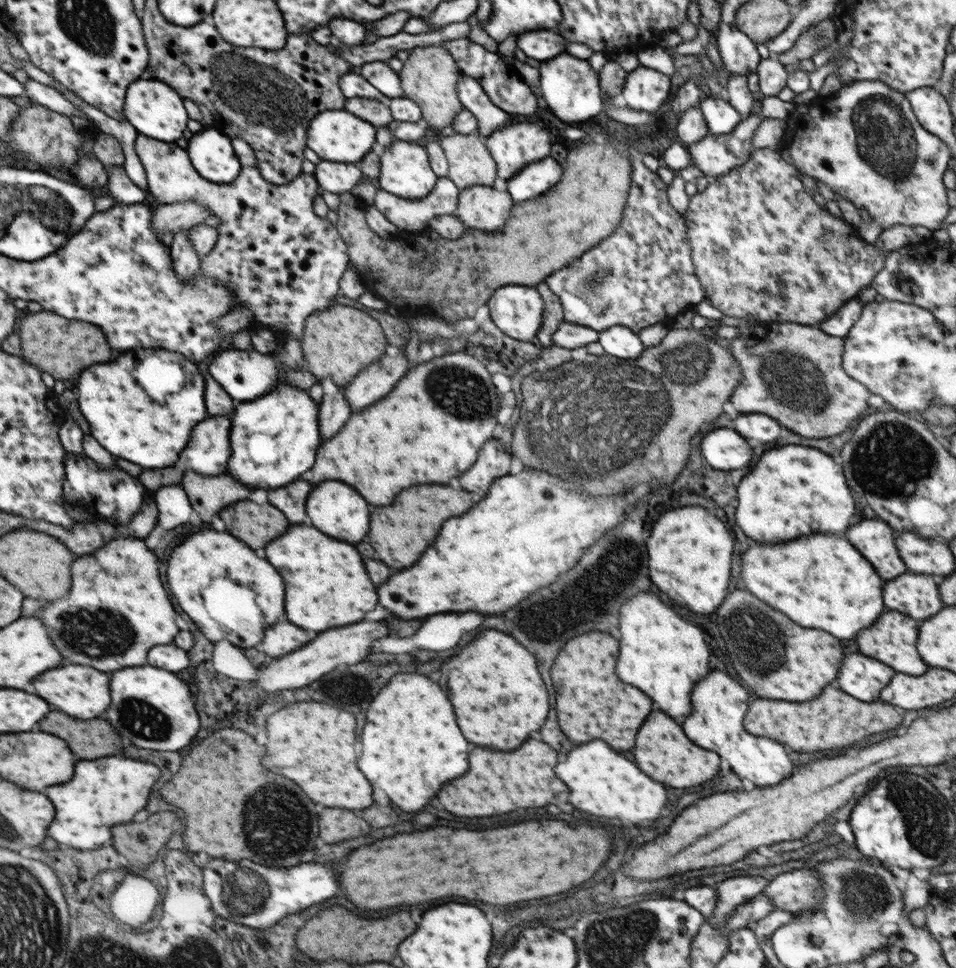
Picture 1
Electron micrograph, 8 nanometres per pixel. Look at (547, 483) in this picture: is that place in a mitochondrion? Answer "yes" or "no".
yes

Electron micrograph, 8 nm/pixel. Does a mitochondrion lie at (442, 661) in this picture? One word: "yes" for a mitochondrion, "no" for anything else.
no

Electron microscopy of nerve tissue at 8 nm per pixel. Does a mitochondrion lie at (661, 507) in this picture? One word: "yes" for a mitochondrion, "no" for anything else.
no

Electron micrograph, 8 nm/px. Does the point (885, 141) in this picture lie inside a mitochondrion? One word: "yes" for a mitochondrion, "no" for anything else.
yes

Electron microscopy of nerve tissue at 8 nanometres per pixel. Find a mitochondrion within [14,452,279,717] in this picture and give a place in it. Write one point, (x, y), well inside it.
(90, 633)

